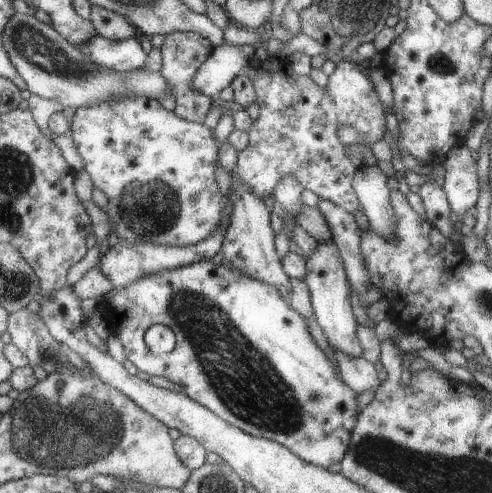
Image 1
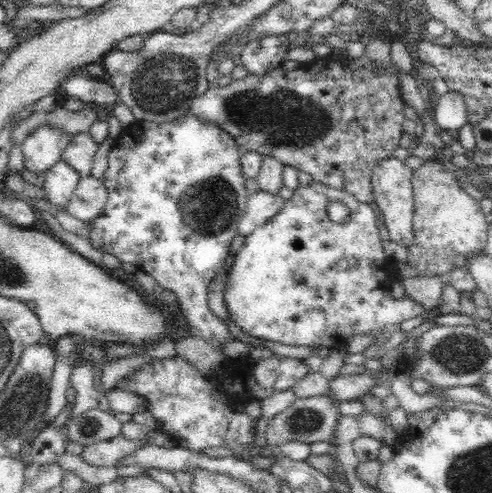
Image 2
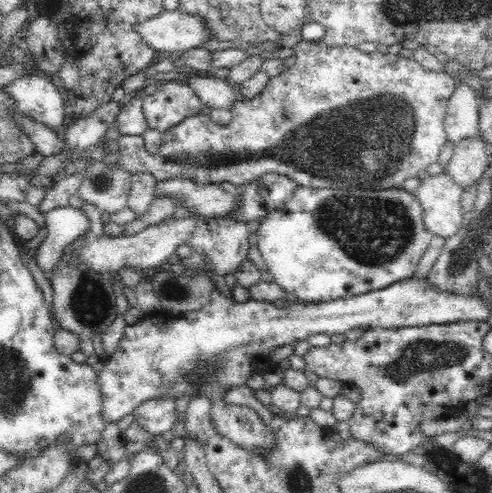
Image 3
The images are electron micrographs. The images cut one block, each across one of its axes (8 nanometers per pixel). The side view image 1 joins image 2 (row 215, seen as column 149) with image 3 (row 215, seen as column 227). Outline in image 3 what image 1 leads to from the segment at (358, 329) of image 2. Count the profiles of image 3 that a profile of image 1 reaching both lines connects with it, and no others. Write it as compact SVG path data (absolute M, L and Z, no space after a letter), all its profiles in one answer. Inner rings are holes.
M299 187L283 208L260 222L256 234L258 249L274 282L306 303L359 295L411 278L435 236L424 225L423 209L414 192L401 187L380 190Z

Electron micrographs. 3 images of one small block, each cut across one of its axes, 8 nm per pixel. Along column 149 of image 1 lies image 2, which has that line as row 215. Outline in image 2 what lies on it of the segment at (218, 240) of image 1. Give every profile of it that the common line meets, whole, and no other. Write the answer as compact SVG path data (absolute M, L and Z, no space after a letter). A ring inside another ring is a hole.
M264 190L250 193L246 213L238 224L239 234L248 237L256 228L267 224L280 212L284 202L279 194L270 194Z

